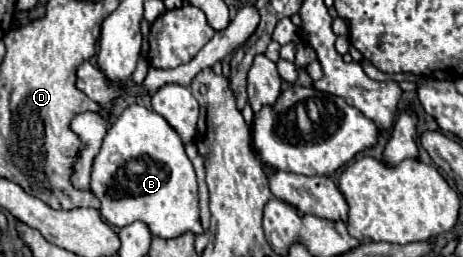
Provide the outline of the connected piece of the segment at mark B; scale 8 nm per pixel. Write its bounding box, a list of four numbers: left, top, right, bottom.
[92,104,202,238]

